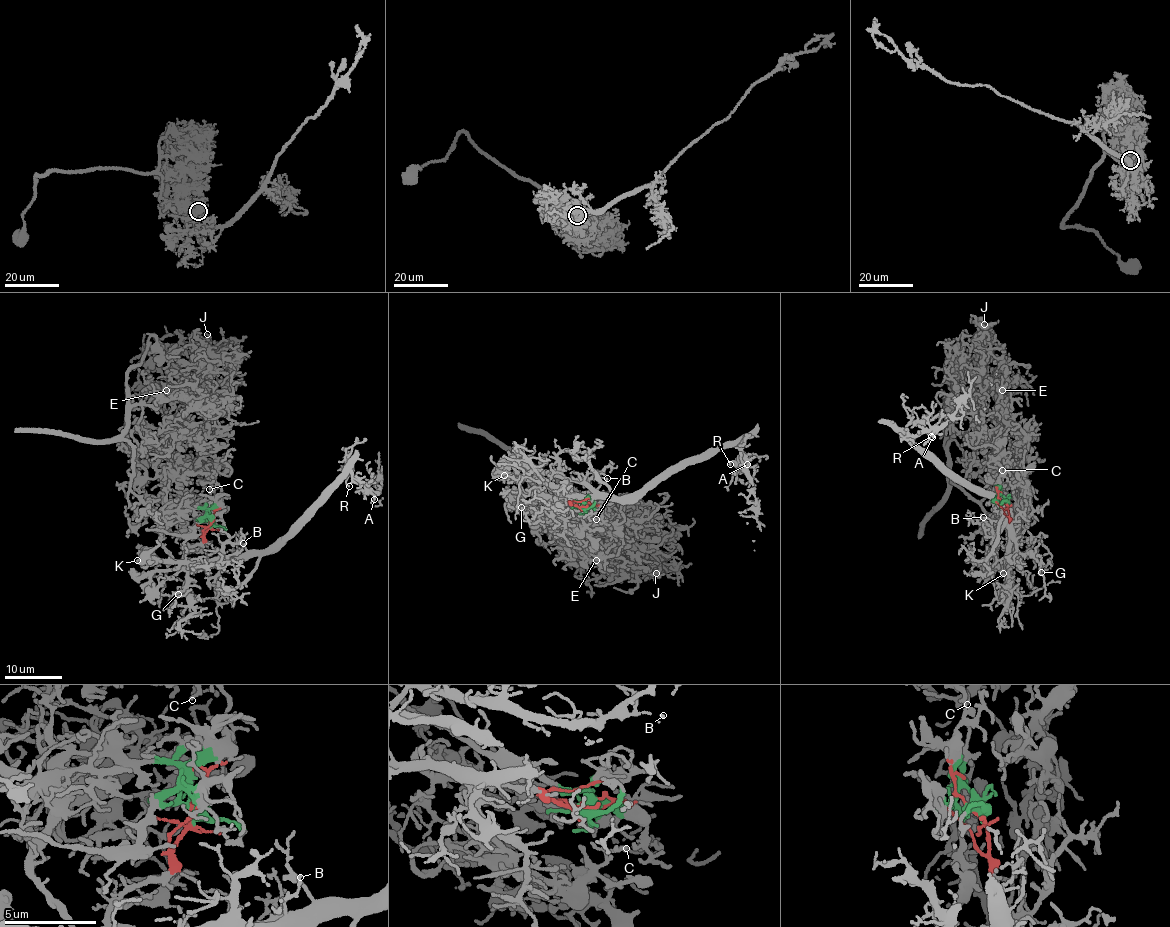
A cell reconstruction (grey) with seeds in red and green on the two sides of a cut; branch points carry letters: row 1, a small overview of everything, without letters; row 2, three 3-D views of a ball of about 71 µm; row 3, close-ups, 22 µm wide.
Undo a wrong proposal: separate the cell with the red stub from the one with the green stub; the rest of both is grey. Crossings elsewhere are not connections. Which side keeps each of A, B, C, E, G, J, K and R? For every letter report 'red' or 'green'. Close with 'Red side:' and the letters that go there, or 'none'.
A: red
B: red
C: green
E: green
G: red
J: green
K: red
R: red
Red side: A, B, G, K, R

